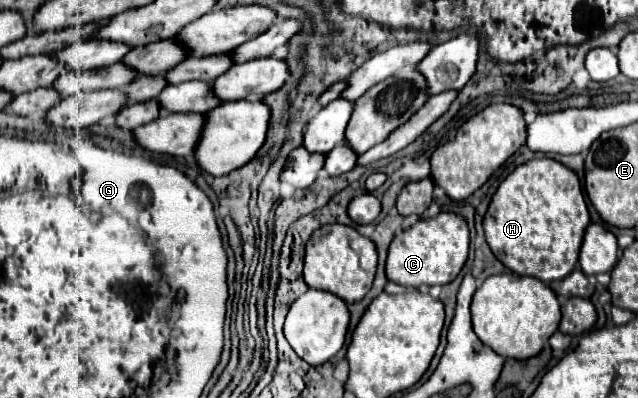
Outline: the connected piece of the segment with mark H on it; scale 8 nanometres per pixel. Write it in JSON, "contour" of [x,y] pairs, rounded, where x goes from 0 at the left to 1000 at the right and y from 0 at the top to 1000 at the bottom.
{"contour":[[[834,397],[809,417],[781,467],[759,538],[759,593],[796,678],[862,714],[900,678],[922,558],[906,442],[865,397]]]}

